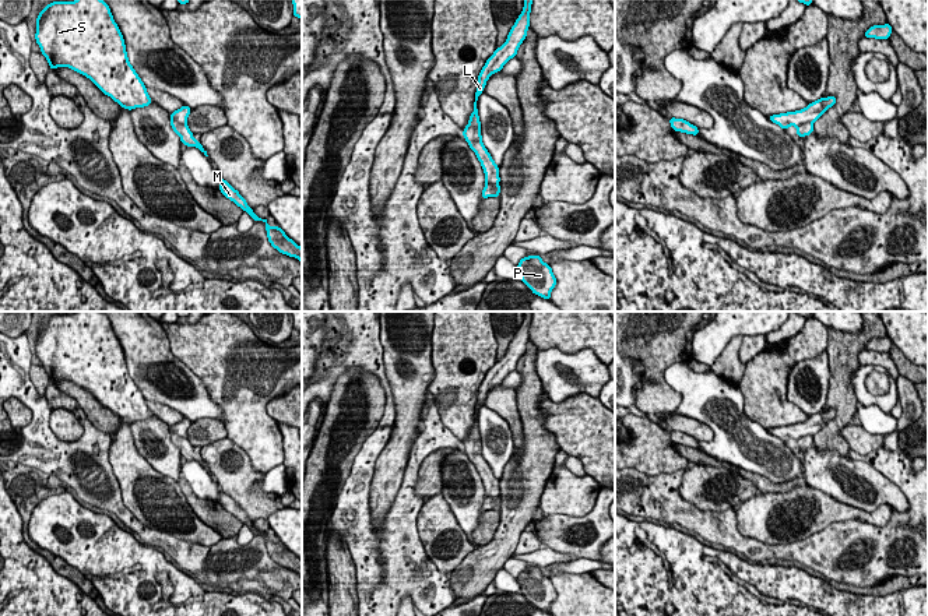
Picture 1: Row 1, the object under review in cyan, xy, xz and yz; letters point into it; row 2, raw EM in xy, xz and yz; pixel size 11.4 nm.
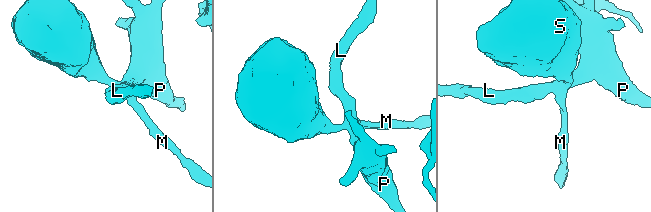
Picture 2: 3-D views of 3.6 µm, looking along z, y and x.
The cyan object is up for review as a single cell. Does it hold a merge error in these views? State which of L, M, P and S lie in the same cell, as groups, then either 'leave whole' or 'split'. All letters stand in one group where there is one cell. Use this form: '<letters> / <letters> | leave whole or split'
L P / M S | split

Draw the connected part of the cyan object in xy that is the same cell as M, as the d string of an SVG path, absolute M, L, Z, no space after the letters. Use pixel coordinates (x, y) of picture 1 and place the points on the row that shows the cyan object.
M222 176L219 182L219 190L226 198L233 201L243 211L246 211L254 222L263 221L266 223L267 237L274 249L277 249L282 254L295 257L302 263L302 247L298 246L292 239L289 239L280 226L270 226L267 223L267 219L259 218L253 212L253 208L250 208L246 200L239 194L239 191L235 190L226 180L224 180Z

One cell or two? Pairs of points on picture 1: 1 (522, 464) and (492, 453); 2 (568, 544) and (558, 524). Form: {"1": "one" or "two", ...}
{"1": "two", "2": "one"}

